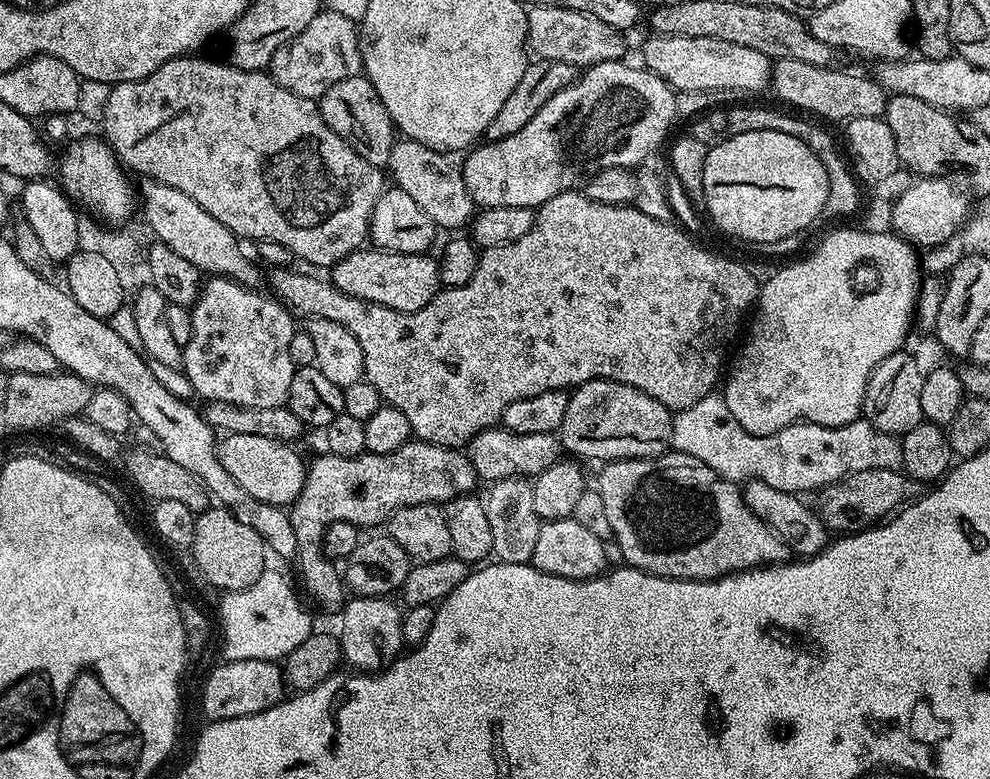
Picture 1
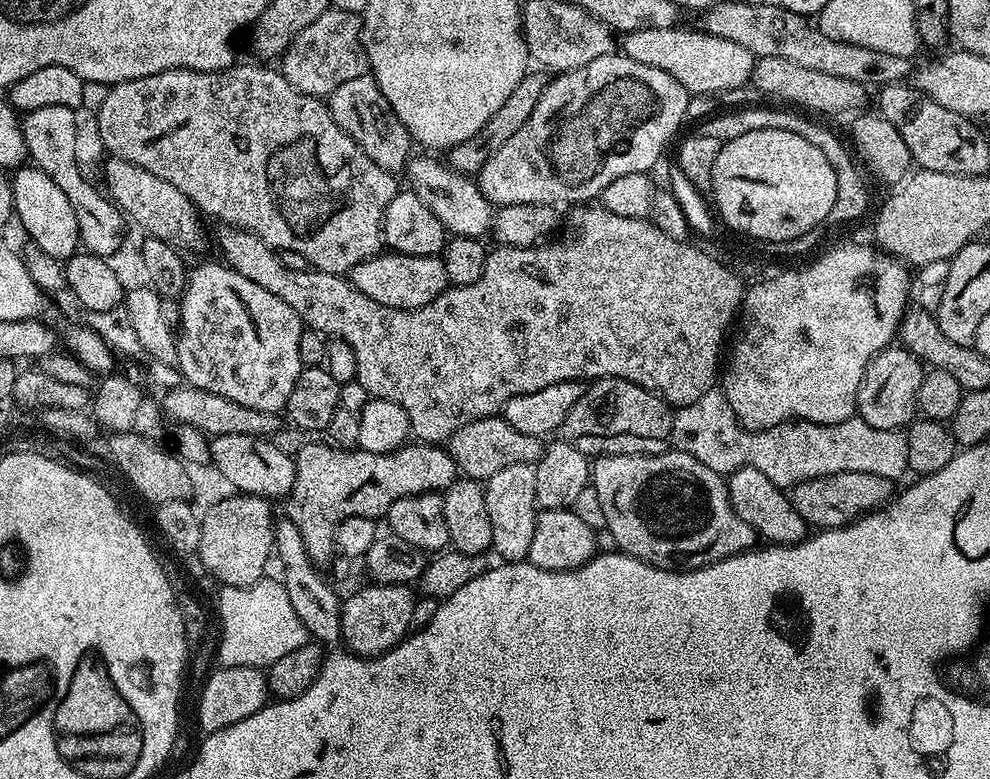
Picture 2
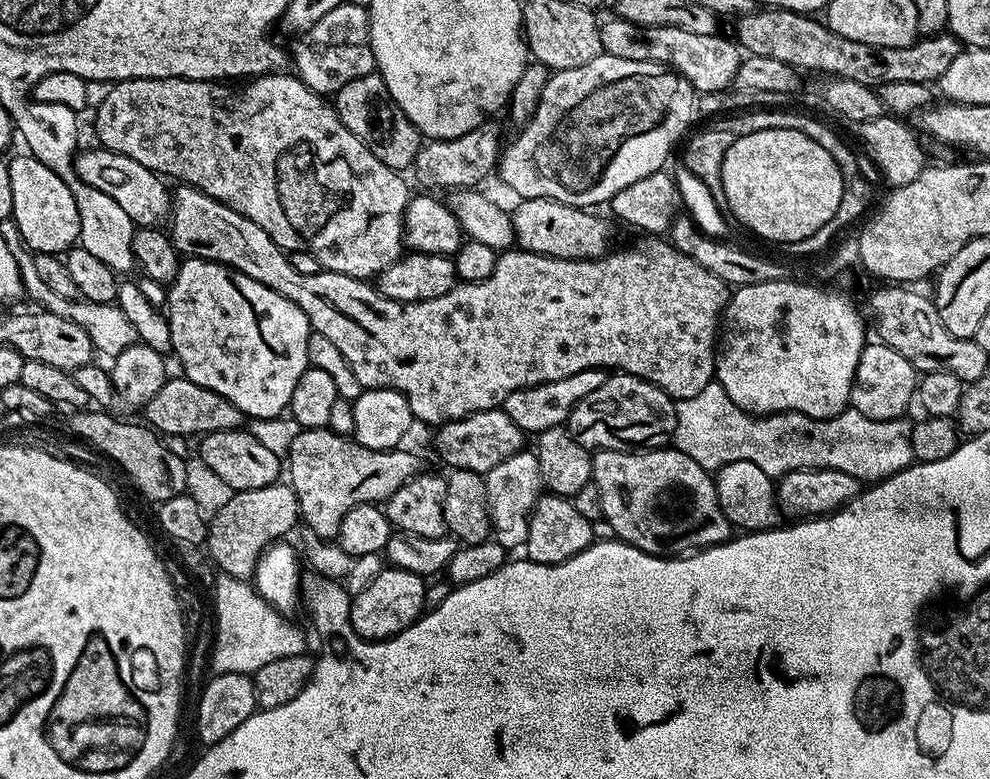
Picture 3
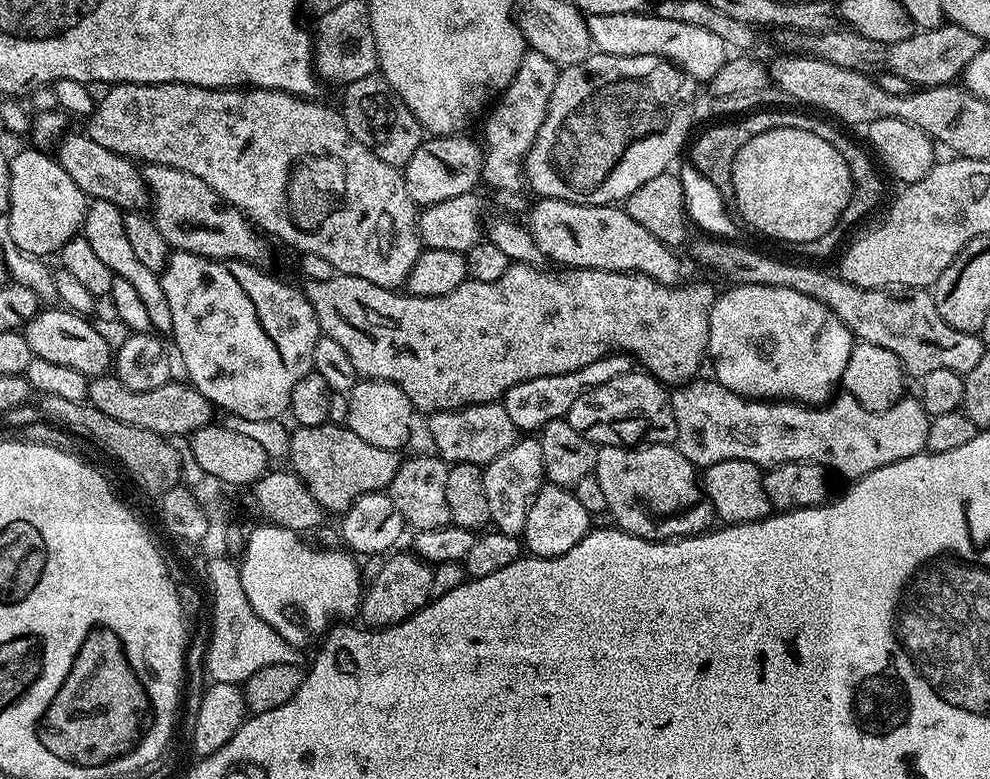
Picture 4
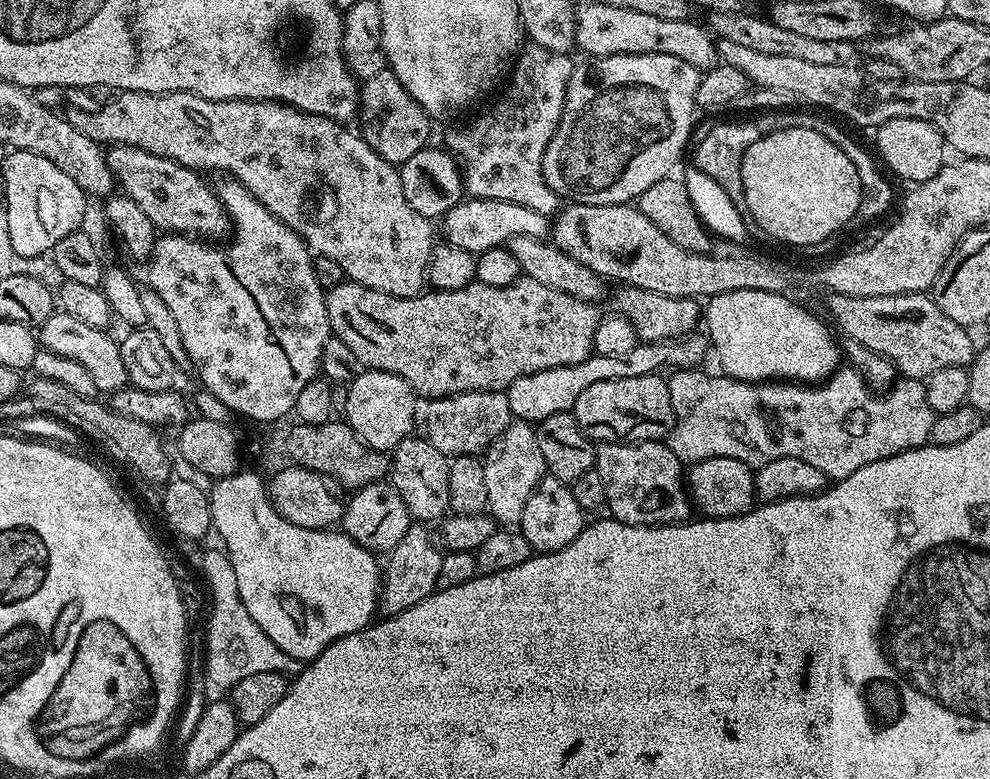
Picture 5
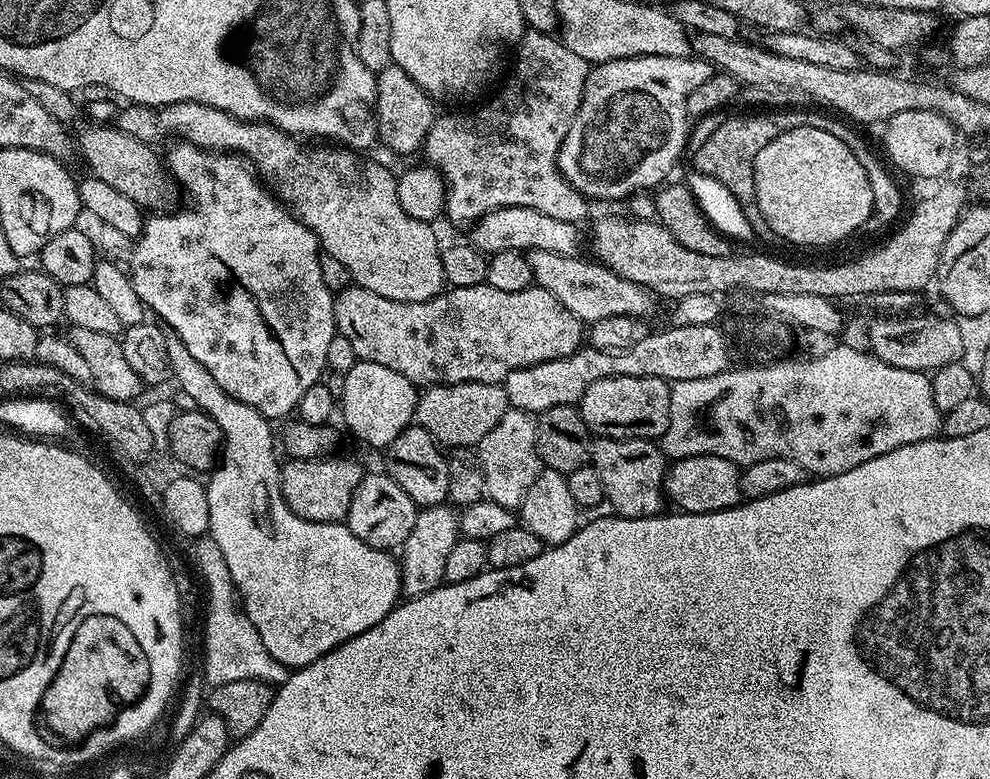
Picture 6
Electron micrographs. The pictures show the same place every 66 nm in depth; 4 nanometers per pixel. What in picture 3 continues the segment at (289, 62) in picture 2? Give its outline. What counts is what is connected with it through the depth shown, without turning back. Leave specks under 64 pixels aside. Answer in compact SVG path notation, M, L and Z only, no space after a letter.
M342 2L334 6L330 14L314 22L314 26L310 26L310 30L303 32L297 40L300 41L290 48L290 60L294 65L295 75L299 76L307 88L322 97L331 97L338 90L342 90L346 82L354 82L354 78L371 76L376 72L370 46L368 9L363 3Z

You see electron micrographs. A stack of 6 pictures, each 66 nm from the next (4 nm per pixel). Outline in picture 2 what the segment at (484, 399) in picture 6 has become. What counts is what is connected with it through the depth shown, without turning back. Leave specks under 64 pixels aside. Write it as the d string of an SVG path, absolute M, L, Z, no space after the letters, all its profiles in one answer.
M503 415L483 416L471 420L462 430L453 434L446 444L448 453L454 458L457 469L469 480L487 482L498 470L515 464L535 465L542 451L541 437L534 434L521 434L506 422Z

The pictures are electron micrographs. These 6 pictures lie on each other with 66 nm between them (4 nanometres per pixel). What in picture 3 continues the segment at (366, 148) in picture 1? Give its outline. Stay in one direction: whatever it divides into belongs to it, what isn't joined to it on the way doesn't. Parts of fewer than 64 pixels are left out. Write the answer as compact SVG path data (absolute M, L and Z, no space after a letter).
M378 74L354 78L354 82L346 82L342 90L334 93L334 107L340 115L341 122L350 130L350 134L358 137L368 149L386 166L395 172L403 173L404 168L411 169L416 162L416 155L422 147L420 131L402 114L397 104L392 102L386 90L386 82Z

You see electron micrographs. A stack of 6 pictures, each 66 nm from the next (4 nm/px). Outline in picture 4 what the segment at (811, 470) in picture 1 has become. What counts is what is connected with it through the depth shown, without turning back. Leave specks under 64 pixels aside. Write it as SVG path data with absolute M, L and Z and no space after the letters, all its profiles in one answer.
M715 378L704 379L681 384L671 393L676 419L674 447L700 470L727 460L759 464L764 470L801 460L823 464L835 475L837 472L854 481L870 470L878 470L878 466L890 466L890 462L925 451L930 417L916 398L903 398L885 412L871 412L849 394L833 395L826 406L748 400L726 390Z

